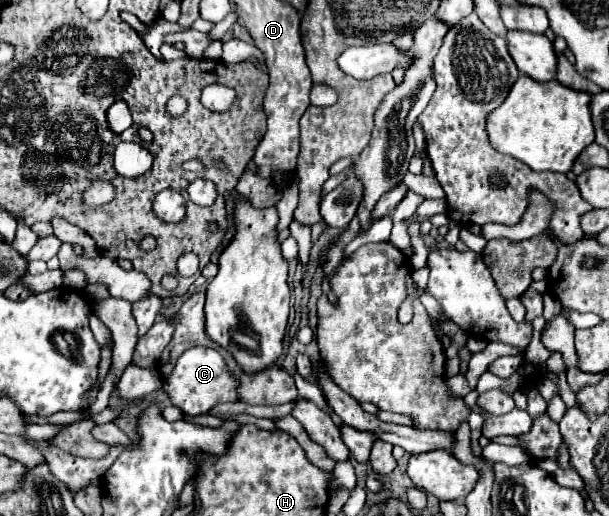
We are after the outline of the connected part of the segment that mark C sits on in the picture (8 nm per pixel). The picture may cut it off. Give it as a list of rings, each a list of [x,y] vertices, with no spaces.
[[[195,346],[185,350],[185,354],[181,354],[181,358],[173,368],[173,374],[169,374],[163,380],[163,390],[169,396],[171,404],[177,406],[187,416],[209,414],[209,410],[221,402],[237,402],[239,400],[237,388],[239,380],[231,374],[223,356],[217,350],[205,346]]]

